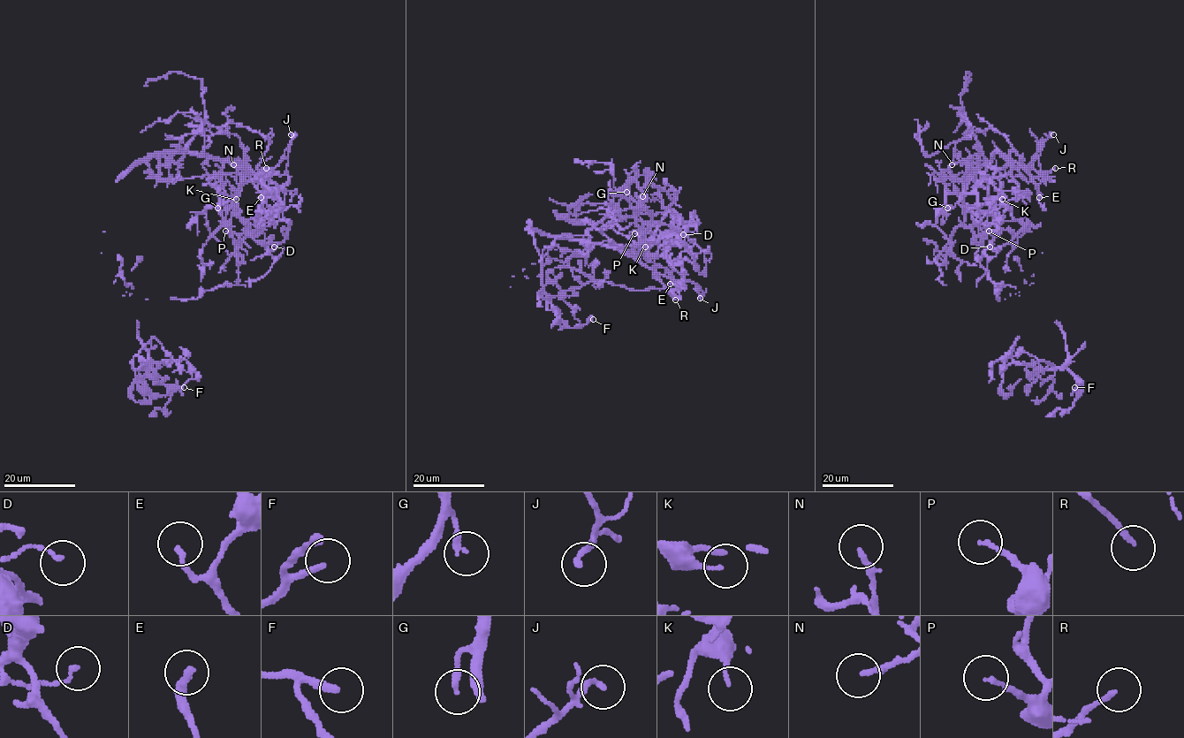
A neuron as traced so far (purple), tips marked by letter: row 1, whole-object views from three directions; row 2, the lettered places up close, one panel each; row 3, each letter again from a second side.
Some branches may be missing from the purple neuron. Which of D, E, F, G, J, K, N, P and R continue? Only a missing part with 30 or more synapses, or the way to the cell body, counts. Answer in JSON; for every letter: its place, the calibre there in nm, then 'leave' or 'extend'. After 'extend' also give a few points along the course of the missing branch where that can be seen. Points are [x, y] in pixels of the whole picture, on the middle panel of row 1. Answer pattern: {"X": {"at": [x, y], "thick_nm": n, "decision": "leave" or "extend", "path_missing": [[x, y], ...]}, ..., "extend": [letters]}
{"D": {"at": [683, 234], "thick_nm": 140, "decision": "leave"}, "E": {"at": [670, 284], "thick_nm": 190, "decision": "leave"}, "F": {"at": [593, 319], "thick_nm": 220, "decision": "extend", "path_missing": [[593, 319], [600, 312], [606, 297]]}, "G": {"at": [626, 192], "thick_nm": 200, "decision": "leave"}, "J": {"at": [700, 298], "thick_nm": 200, "decision": "leave"}, "K": {"at": [645, 247], "thick_nm": 130, "decision": "leave"}, "N": {"at": [642, 196], "thick_nm": 190, "decision": "extend", "path_missing": [[642, 196], [631, 181], [649, 163], [647, 155], [642, 155]]}, "P": {"at": [634, 233], "thick_nm": 140, "decision": "leave"}, "R": {"at": [675, 300], "thick_nm": 150, "decision": "leave"}, "extend": ["F", "N"]}

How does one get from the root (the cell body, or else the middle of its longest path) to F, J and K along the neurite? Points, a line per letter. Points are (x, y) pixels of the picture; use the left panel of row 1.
F: (254, 234), (220, 271), (223, 285), (196, 299), (147, 299), (151, 338), (132, 367), (184, 387)
J: (254, 234), (269, 188), (246, 167), (224, 161), (275, 192), (287, 181), (291, 134)
K: (254, 234), (262, 224), (258, 209), (269, 188), (246, 167), (233, 163), (243, 171), (243, 184), (236, 199)

